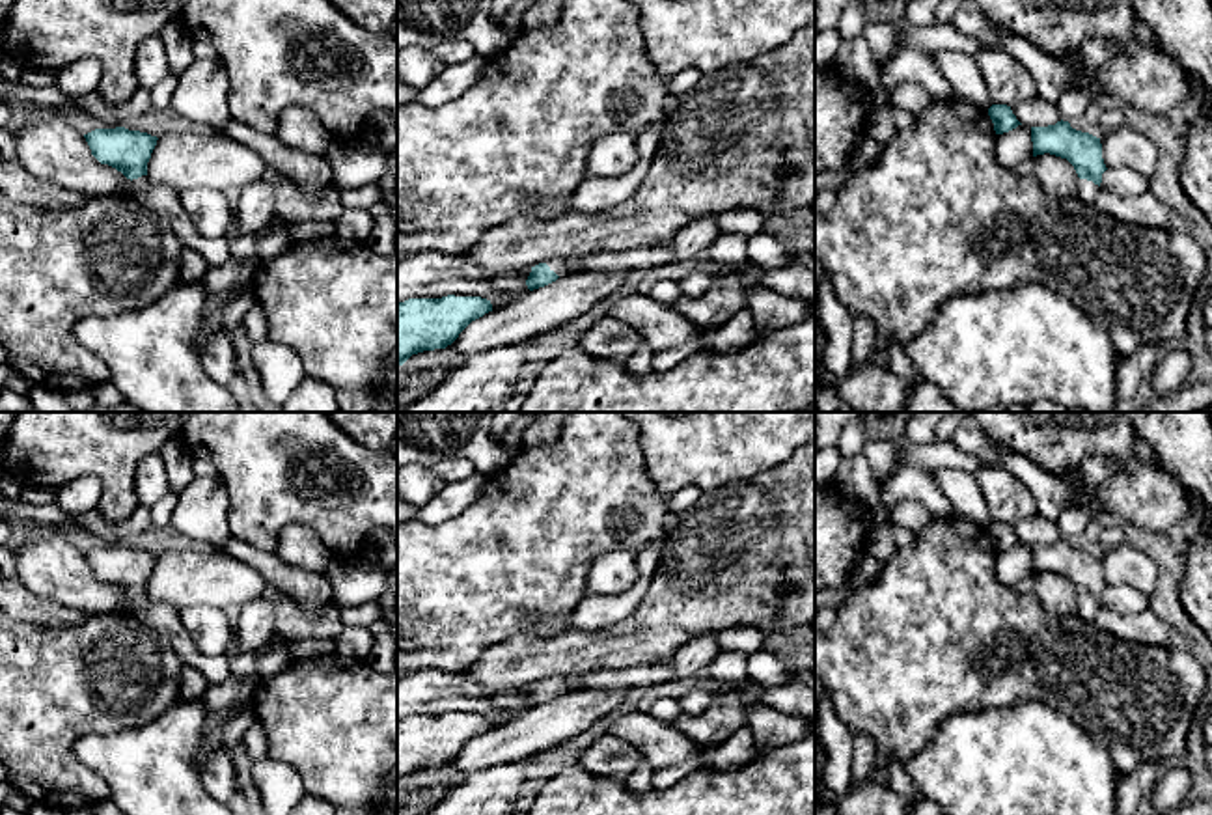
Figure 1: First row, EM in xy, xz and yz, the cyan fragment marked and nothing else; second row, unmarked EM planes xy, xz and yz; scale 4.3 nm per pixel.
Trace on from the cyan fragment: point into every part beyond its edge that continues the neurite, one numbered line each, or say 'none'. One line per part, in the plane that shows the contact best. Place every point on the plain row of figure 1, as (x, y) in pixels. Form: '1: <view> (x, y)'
1: yz (1088, 608)

